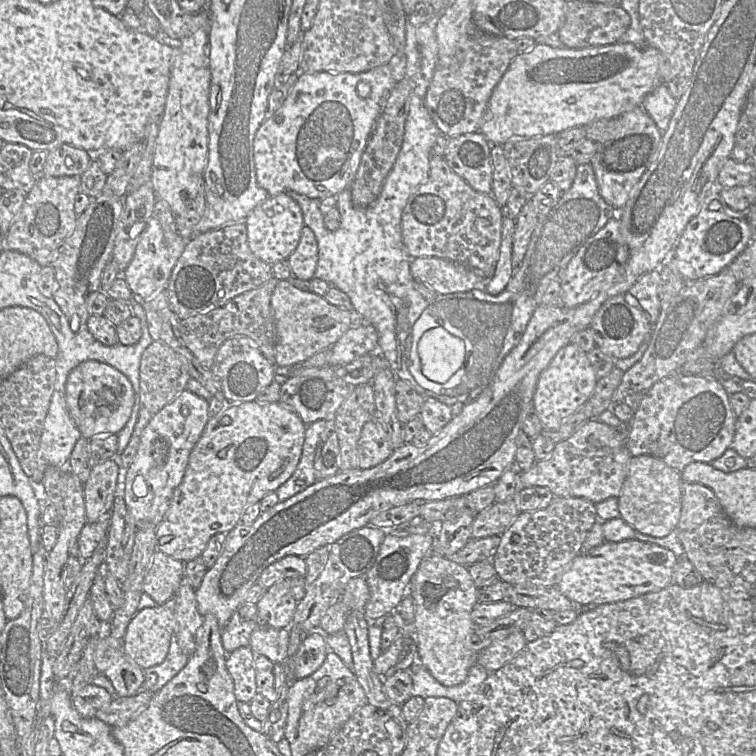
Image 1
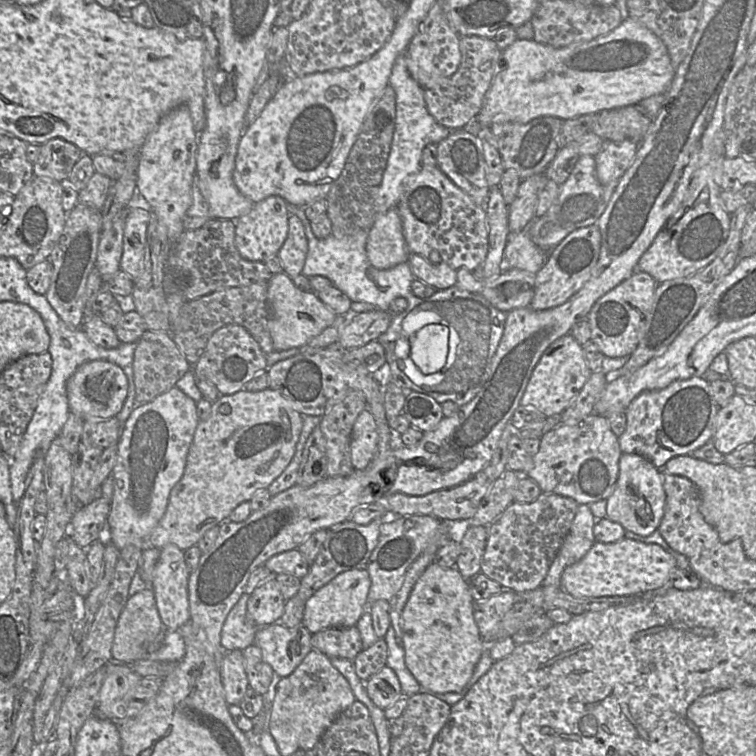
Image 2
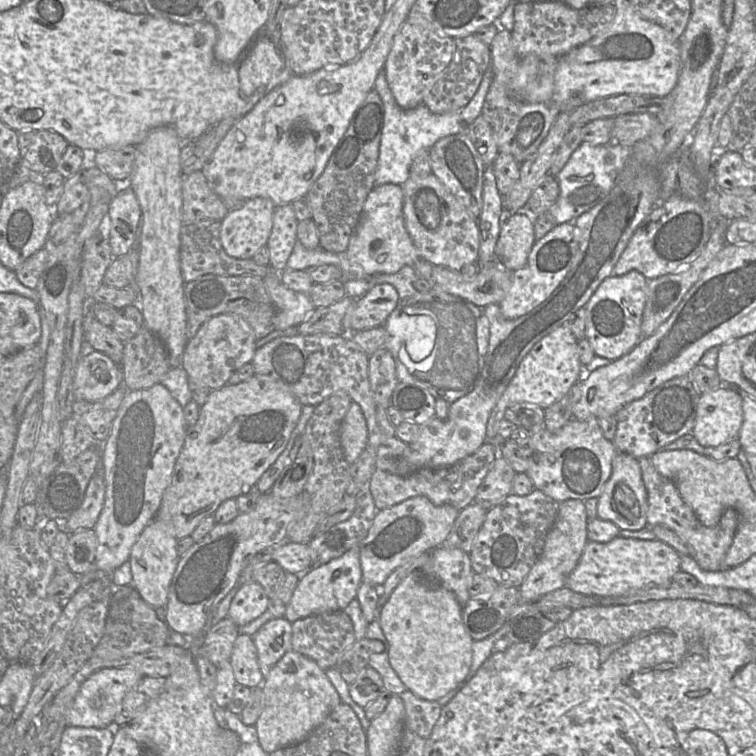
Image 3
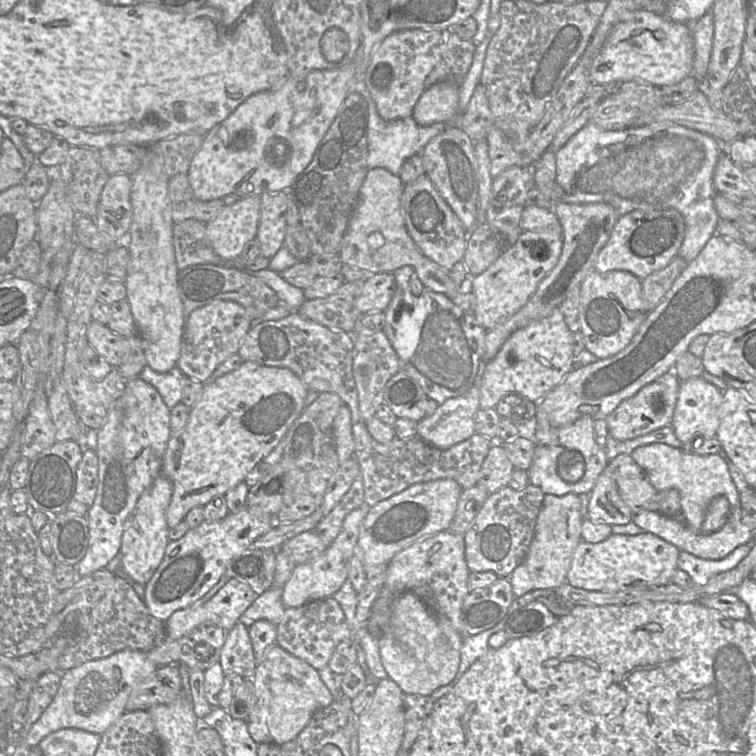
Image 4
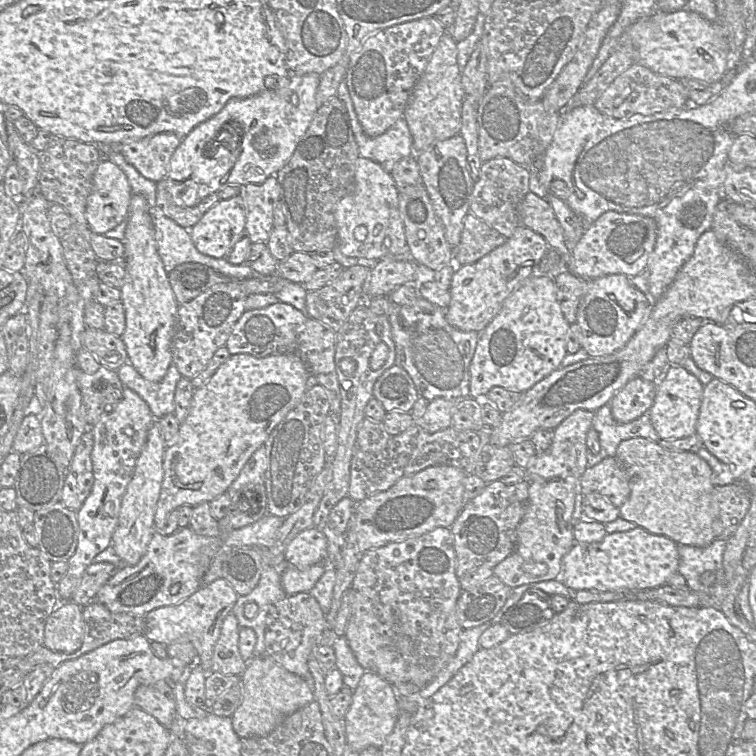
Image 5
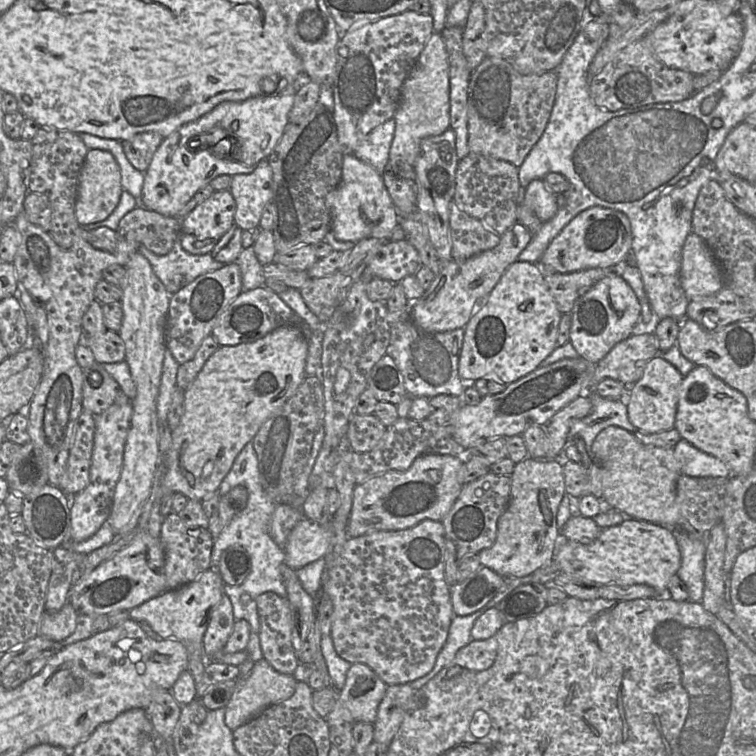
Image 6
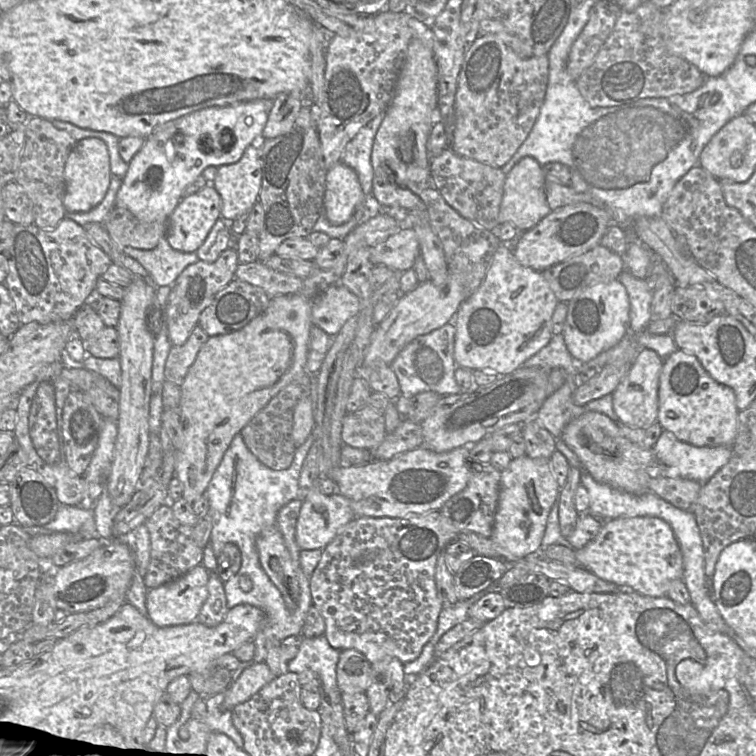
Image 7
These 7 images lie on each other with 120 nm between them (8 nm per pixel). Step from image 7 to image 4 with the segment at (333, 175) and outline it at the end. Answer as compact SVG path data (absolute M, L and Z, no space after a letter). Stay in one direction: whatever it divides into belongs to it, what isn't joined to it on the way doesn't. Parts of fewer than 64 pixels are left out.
M375 167L368 170L359 191L358 203L349 220L346 232L343 236L339 257L343 264L364 269L371 273L394 273L400 267L411 266L415 270L415 276L423 283L426 289L442 293L446 296L457 292L470 293L470 278L465 279L461 285L457 285L449 276L449 270L441 267L434 261L425 257L415 245L408 233L403 218L402 193L404 184L400 178L388 170Z

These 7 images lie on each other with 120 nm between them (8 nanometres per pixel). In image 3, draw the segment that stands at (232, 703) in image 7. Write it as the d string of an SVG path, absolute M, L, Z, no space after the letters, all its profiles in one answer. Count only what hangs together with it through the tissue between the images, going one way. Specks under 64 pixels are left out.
M287 651L281 657L264 678L261 689L264 702L254 727L267 754L303 742L342 703L325 670L295 651Z

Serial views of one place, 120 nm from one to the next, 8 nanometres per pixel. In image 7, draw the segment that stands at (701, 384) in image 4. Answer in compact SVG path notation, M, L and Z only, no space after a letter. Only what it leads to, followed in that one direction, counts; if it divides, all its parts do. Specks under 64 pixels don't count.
M648 348L640 350L625 377L611 394L613 409L621 422L637 428L647 428L657 423L659 377L662 367L663 359L657 353Z

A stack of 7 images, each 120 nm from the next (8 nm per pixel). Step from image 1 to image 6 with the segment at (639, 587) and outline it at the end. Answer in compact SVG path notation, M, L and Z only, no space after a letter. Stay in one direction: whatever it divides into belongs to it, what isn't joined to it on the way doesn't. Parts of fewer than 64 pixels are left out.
M631 519L631 520L625 520L620 525L608 527L605 529L602 529L597 539L592 542L591 544L581 544L579 542L570 541L567 540L565 543L560 544L559 548L557 548L557 541L556 541L556 554L554 555L554 560L559 565L559 570L584 580L592 581L595 583L600 584L606 584L606 585L619 585L619 586L631 586L631 585L647 585L655 590L657 590L660 593L665 593L668 588L668 584L671 580L671 578L678 573L678 570L681 565L681 551L677 542L677 539L675 537L675 533L673 533L673 530L671 530L668 527L663 527L658 524L653 524L641 520Z

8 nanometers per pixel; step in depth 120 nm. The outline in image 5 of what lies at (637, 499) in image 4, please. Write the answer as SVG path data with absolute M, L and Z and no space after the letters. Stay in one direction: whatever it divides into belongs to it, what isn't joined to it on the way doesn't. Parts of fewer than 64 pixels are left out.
M615 456L588 467L579 478L579 485L584 496L601 494L617 507L622 506L631 493L628 474Z

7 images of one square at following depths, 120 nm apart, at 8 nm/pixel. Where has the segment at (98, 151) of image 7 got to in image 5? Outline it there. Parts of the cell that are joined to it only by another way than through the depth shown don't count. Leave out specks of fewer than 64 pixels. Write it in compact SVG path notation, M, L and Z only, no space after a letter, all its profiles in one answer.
M108 157L100 161L87 198L86 221L97 234L105 234L127 219L133 193L127 176Z

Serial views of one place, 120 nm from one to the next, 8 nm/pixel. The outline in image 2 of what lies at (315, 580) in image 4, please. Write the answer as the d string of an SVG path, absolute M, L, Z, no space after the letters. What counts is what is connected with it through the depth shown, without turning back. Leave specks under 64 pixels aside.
M366 569L349 570L338 574L307 600L301 626L312 634L333 627L356 627L359 618L367 609L370 584Z

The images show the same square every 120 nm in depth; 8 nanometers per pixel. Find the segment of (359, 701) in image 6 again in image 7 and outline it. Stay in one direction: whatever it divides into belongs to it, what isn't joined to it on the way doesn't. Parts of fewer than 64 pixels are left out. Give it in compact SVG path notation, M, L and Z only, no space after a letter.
M340 651L337 663L337 685L344 694L365 693L371 683L371 663L359 651Z

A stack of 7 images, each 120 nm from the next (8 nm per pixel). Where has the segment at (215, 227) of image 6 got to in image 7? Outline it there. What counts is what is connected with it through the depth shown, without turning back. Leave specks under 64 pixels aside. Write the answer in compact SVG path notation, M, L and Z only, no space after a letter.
M210 184L183 197L167 222L168 244L180 252L196 252L221 218L221 209L221 196Z

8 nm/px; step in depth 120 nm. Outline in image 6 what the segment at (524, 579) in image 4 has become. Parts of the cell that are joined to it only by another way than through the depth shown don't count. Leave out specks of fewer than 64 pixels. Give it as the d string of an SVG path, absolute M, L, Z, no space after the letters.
M531 457L516 463L511 477L509 505L497 524L495 543L479 552L481 564L495 571L503 578L523 577L550 564L556 554L556 541L561 535L557 527L557 513L566 494L565 480L561 460L536 460Z

